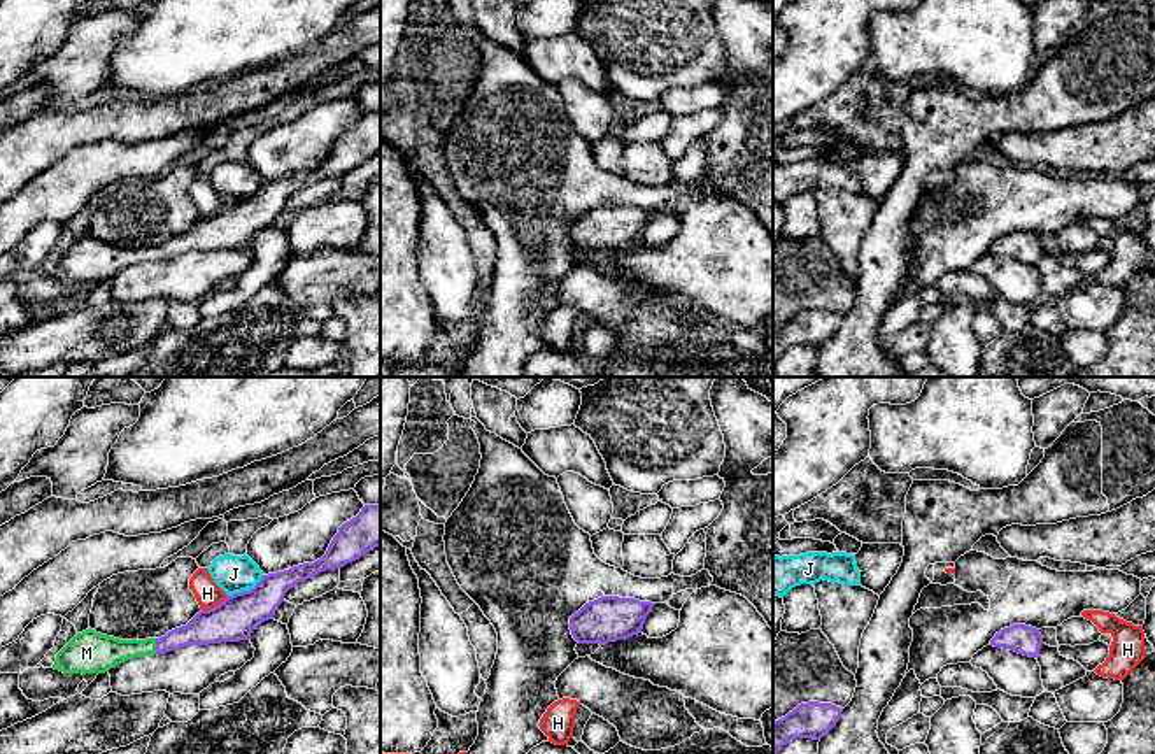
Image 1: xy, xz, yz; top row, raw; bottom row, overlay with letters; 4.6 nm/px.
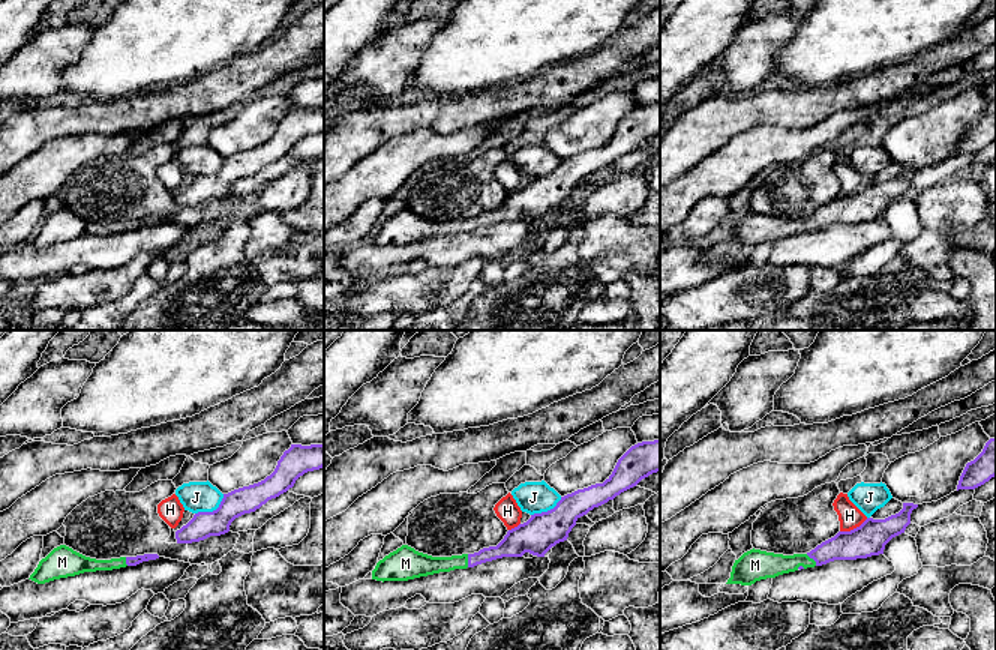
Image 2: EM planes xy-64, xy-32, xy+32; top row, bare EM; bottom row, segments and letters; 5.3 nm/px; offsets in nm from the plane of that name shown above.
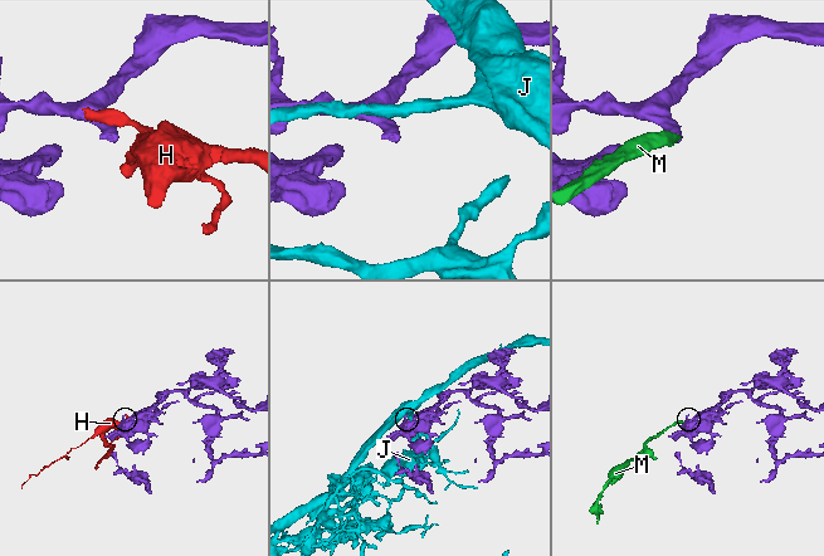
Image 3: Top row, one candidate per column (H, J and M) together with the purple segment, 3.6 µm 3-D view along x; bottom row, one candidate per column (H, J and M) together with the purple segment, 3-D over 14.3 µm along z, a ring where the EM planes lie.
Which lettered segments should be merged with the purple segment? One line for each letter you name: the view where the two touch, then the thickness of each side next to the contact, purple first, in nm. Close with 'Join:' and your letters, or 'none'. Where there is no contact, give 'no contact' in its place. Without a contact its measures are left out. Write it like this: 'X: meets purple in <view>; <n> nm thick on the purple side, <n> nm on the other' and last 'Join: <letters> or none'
M: meets purple in xy; 160 nm thick on the purple side, 160 nm on the other
Join: M

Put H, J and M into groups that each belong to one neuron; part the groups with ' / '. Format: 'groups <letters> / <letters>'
groups H / J / M

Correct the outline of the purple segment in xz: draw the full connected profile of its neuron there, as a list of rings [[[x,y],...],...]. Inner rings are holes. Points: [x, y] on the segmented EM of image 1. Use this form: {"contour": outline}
{"contour": [[[601,596],[570,617],[570,630],[578,644],[605,645],[629,638],[641,633],[654,605],[634,598]]]}

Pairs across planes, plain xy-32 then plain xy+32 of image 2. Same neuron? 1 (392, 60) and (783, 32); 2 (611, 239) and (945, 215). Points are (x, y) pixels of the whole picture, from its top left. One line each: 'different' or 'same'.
1: same
2: different

